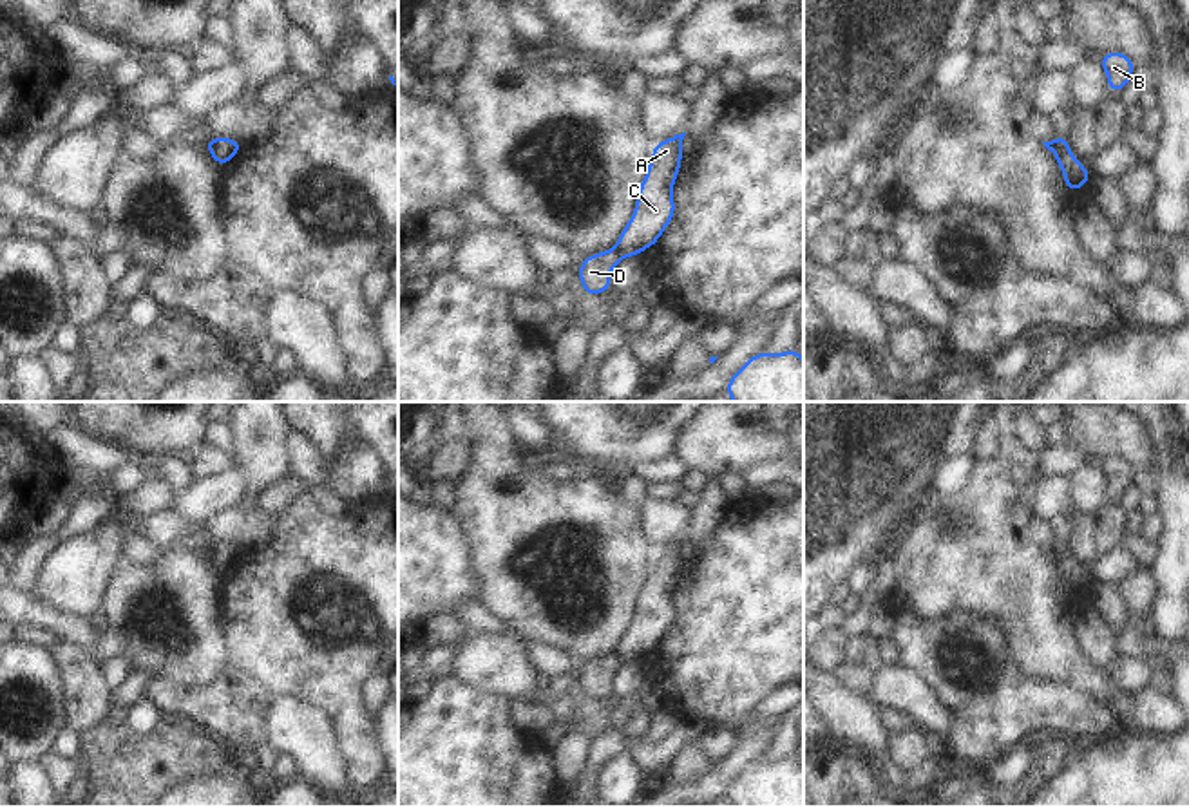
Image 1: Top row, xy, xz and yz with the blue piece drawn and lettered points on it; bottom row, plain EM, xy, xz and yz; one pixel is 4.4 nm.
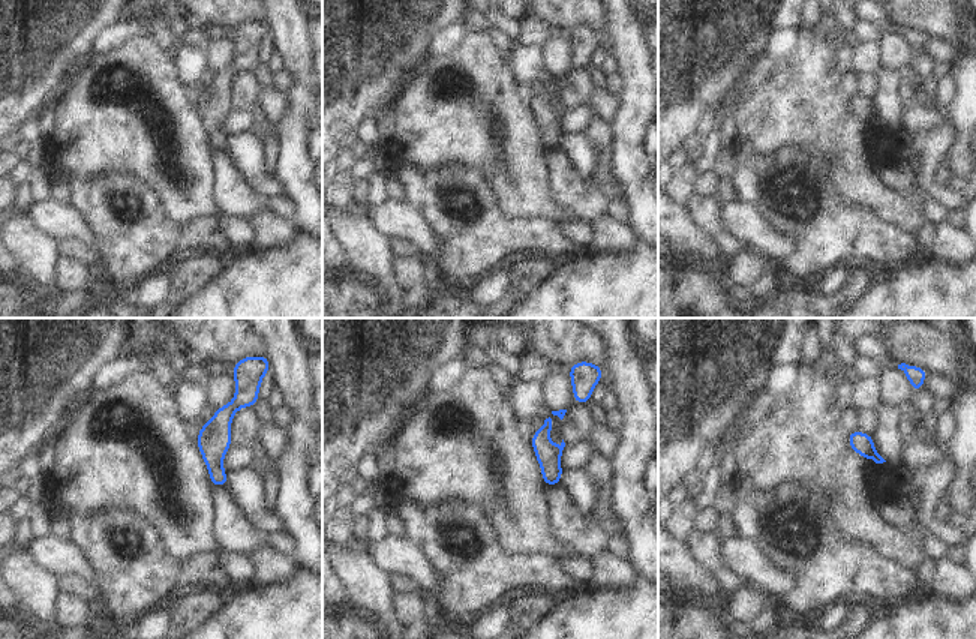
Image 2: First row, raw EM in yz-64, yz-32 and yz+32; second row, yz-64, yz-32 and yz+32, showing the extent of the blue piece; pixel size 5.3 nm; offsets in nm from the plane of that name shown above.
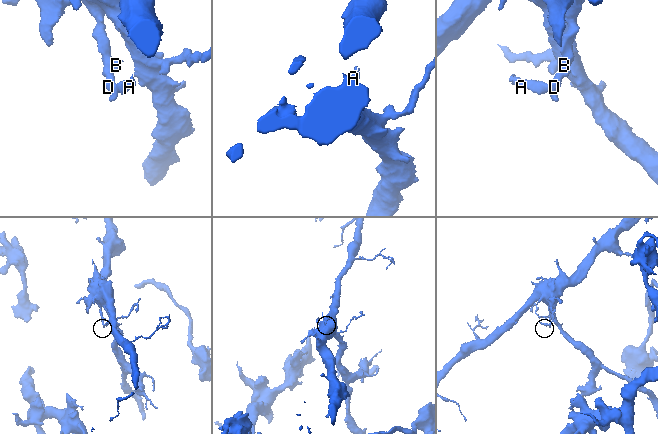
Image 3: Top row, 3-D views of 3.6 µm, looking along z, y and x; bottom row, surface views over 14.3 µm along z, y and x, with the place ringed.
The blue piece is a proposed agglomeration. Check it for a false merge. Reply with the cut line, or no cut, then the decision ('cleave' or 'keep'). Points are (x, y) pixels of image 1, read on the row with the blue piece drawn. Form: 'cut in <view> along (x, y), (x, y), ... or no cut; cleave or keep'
cut in xz along (616, 246), (625, 256); cleave

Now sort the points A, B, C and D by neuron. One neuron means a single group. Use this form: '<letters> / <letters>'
A C / B D

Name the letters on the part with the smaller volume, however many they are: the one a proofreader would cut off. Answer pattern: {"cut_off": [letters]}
{"cut_off": ["A", "C"]}

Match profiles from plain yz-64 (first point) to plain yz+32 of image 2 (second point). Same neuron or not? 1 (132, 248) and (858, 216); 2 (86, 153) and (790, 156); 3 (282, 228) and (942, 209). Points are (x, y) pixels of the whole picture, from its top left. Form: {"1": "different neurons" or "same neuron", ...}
{"1": "same neuron", "2": "different neurons", "3": "different neurons"}

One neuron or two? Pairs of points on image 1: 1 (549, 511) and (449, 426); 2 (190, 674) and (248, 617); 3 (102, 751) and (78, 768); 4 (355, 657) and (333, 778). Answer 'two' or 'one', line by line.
1: one
2: two
3: two
4: two

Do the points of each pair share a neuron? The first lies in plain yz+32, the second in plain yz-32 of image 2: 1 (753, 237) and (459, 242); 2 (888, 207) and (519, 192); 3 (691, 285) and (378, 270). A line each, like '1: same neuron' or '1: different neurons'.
1: different neurons
2: same neuron
3: different neurons

